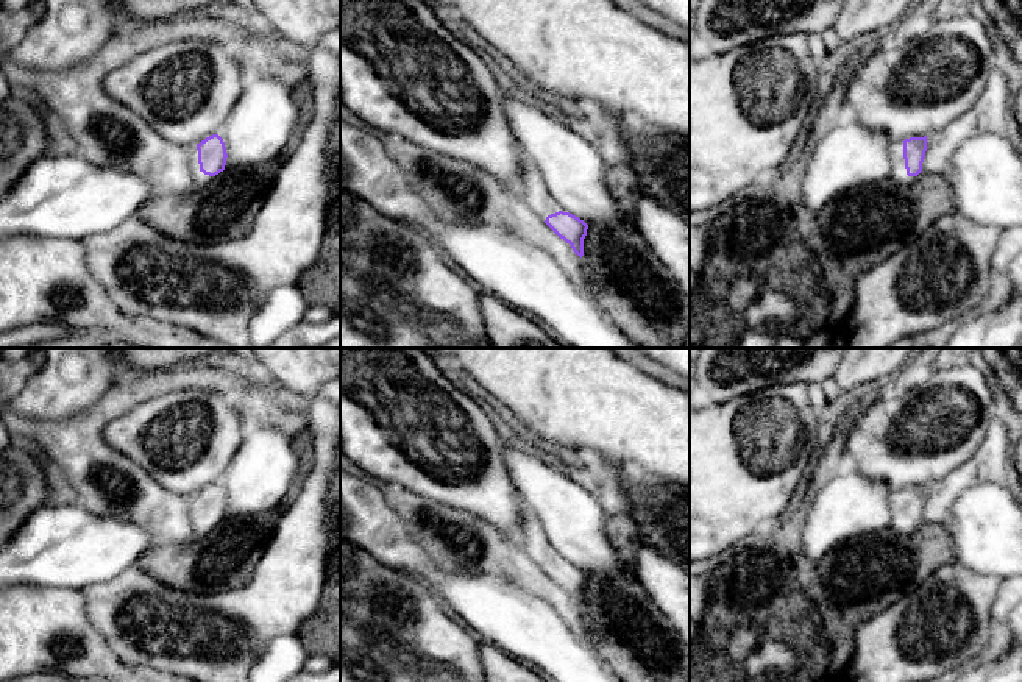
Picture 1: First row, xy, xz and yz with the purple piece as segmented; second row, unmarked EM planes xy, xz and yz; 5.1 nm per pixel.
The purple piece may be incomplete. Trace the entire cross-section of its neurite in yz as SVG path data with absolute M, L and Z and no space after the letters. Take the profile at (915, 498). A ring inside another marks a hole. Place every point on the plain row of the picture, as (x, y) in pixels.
M927 485L896 490L889 495L891 521L886 529L899 537L908 537L922 521L927 501Z

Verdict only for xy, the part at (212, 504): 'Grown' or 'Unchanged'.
Grown

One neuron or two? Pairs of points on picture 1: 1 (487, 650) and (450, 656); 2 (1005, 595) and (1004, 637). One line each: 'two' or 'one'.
1: two
2: one

